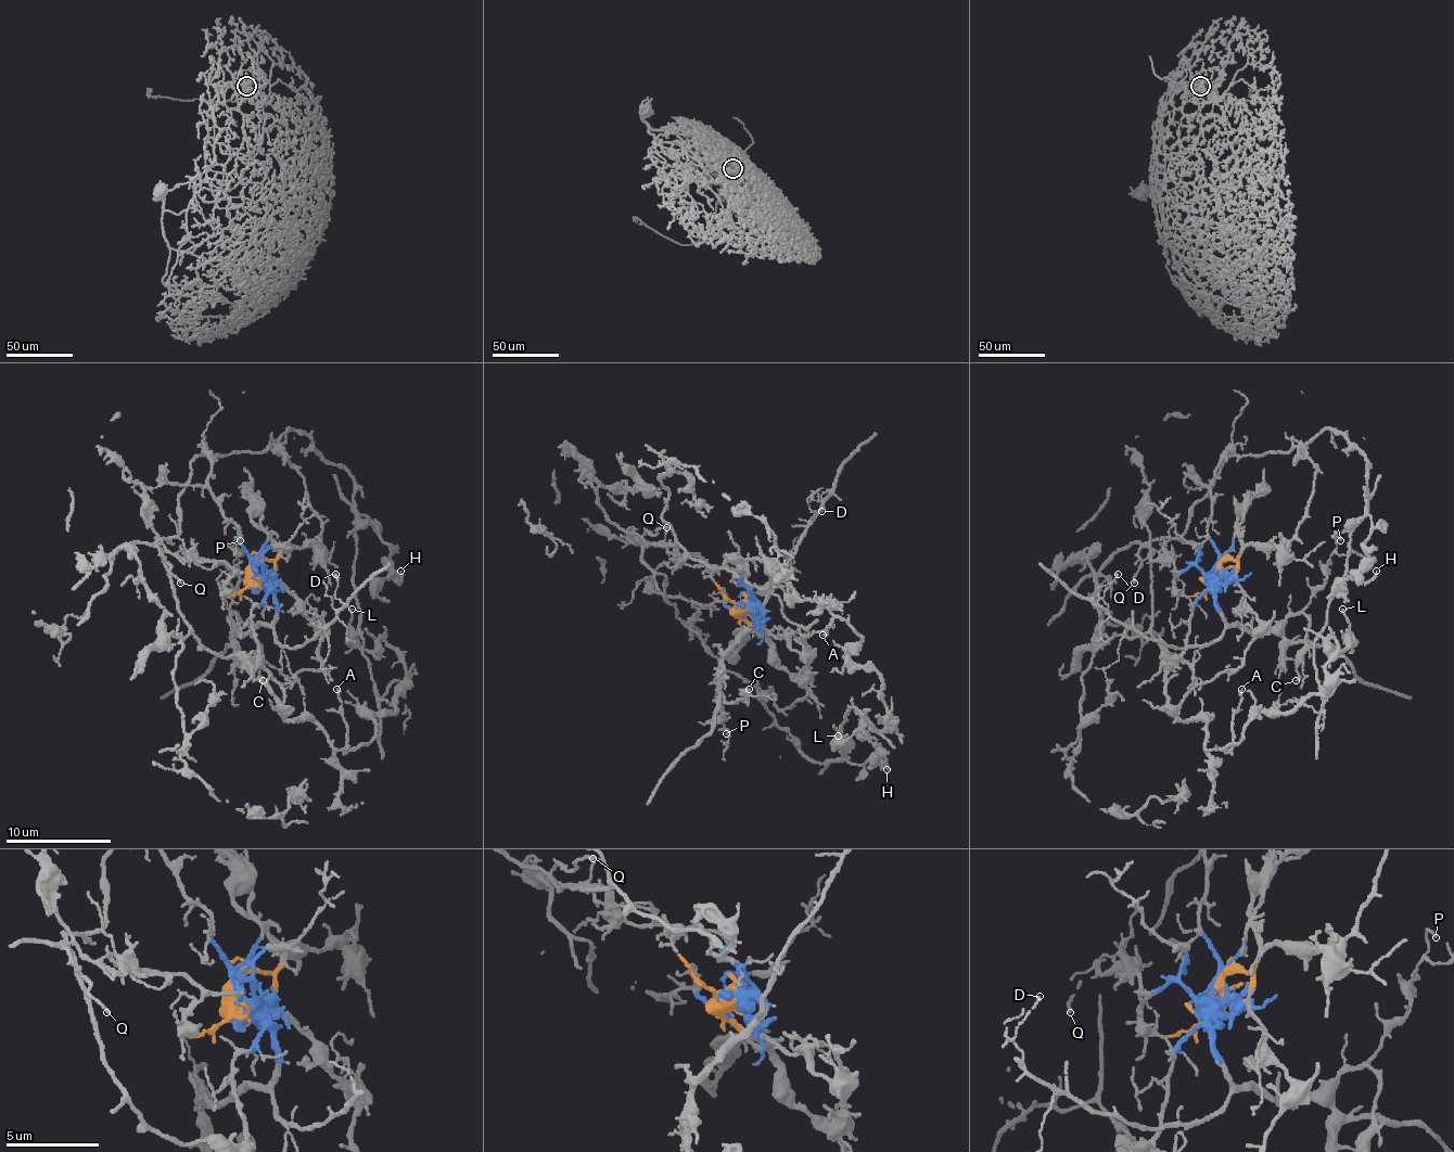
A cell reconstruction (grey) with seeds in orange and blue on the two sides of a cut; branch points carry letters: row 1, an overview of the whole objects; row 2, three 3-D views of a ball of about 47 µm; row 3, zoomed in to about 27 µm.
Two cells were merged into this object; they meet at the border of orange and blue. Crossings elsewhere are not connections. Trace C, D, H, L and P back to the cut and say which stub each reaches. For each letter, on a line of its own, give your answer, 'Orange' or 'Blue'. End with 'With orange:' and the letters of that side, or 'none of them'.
C: Blue
D: Blue
H: Orange
L: Orange
P: Blue
With orange: H, L

